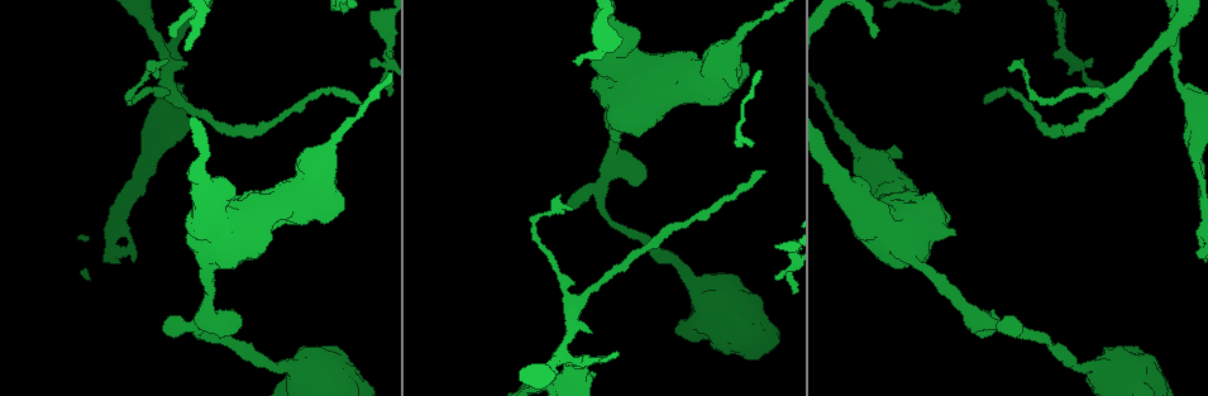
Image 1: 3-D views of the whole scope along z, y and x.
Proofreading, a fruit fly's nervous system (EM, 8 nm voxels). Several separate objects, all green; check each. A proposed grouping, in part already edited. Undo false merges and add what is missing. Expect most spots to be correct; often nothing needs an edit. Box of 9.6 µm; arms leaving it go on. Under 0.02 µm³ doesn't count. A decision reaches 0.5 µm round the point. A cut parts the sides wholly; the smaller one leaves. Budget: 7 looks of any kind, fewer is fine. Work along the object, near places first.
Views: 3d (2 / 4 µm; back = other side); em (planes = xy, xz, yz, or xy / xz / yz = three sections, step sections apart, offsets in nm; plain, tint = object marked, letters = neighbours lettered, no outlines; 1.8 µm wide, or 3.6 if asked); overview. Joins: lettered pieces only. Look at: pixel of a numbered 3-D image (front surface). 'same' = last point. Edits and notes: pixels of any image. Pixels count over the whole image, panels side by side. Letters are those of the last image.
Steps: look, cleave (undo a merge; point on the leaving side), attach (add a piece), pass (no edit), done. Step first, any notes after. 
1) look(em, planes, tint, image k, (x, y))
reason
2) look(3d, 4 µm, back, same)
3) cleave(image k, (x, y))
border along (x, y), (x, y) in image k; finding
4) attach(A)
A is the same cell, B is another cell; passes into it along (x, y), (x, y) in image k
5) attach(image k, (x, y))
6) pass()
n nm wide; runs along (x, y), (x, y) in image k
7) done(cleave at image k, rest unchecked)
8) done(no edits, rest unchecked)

look(em, xz, step 16, tint, image 1, (774, 279))
free end

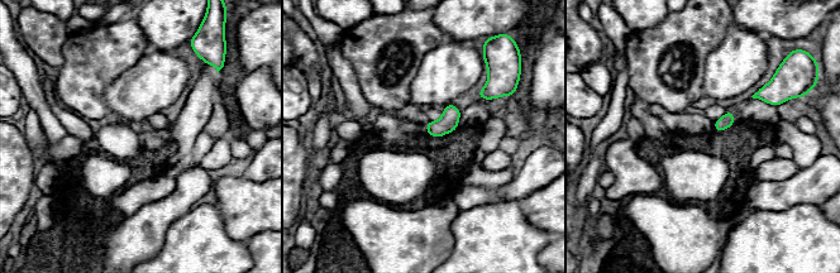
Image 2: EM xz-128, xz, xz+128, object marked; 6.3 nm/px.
look(em, planes, letters, same)
cut it another way

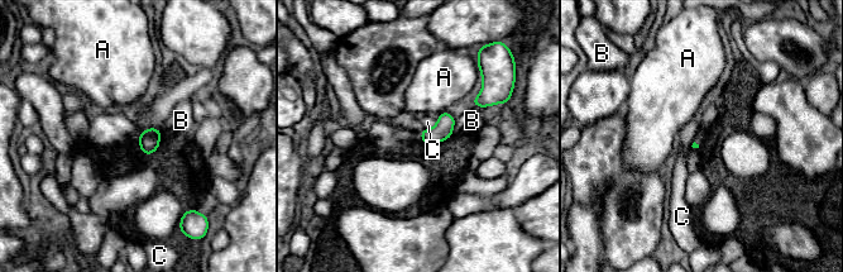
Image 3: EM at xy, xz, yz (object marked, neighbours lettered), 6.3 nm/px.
pass()
B touches over 120 nm; A, B and C are other cells; none of them fits

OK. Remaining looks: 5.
look(3d, 2 µm, back, image 1, (765, 171))
end of a long branch

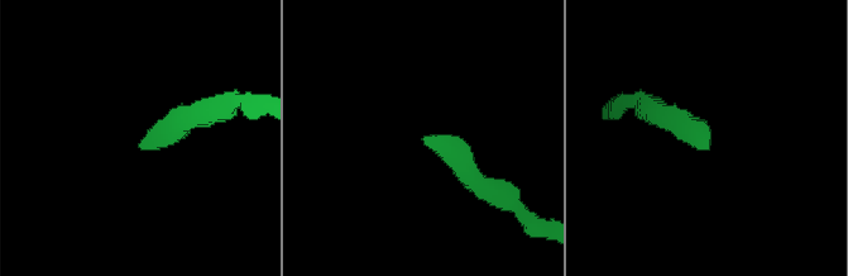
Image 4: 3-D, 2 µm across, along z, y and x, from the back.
look(em, planes, letters, image 4, (708, 146))

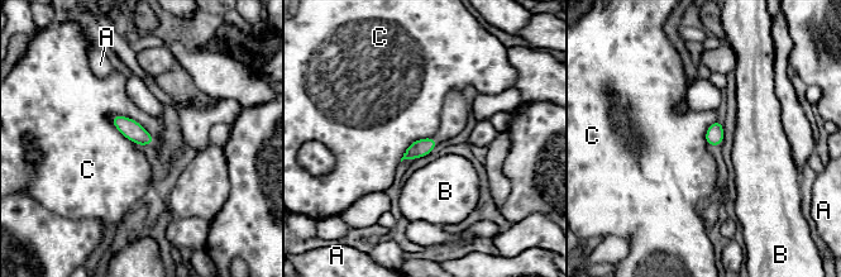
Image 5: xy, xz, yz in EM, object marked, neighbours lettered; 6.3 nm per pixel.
pass()
110 nm wide; A, B and C are other cells; border along (110, 116), (132, 118), (153, 137) in image 5; no lettered piece goes on from it

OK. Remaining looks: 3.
look(3d, 2 µm, image 1, (875, 35))
an open end

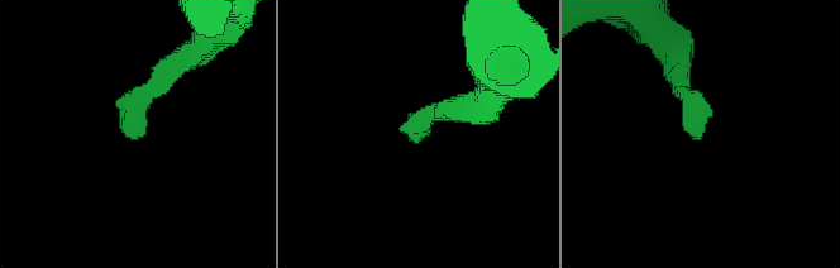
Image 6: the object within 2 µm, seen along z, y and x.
look(em, xy, step 4, plain, image 6, (699, 135))
shape alone is not enough

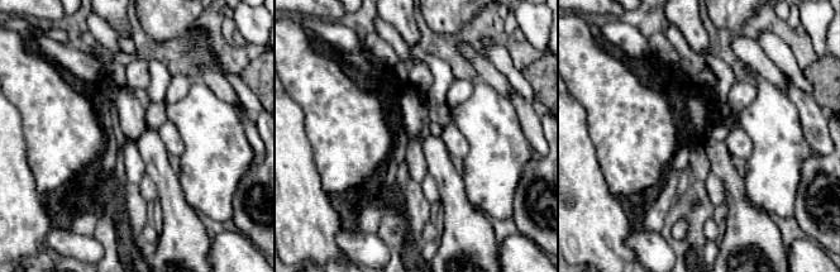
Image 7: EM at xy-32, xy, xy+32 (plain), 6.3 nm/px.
look(em, xy, step 4, letters, same)
what lies round it

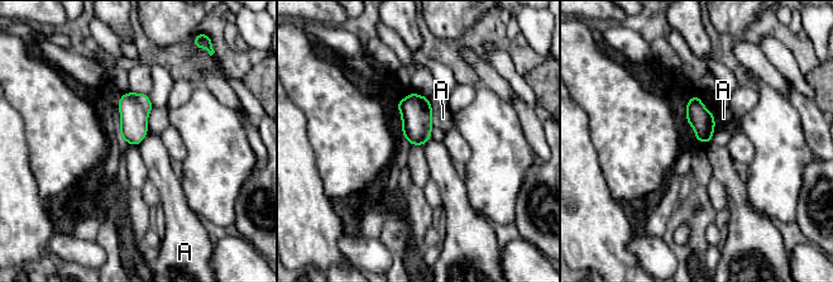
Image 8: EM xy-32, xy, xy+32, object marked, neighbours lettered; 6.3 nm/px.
pass()
A is another cell; border along (153, 108), (147, 135), (138, 146) in image 8; none of them fits

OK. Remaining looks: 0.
done(no edits, rest unchecked)

